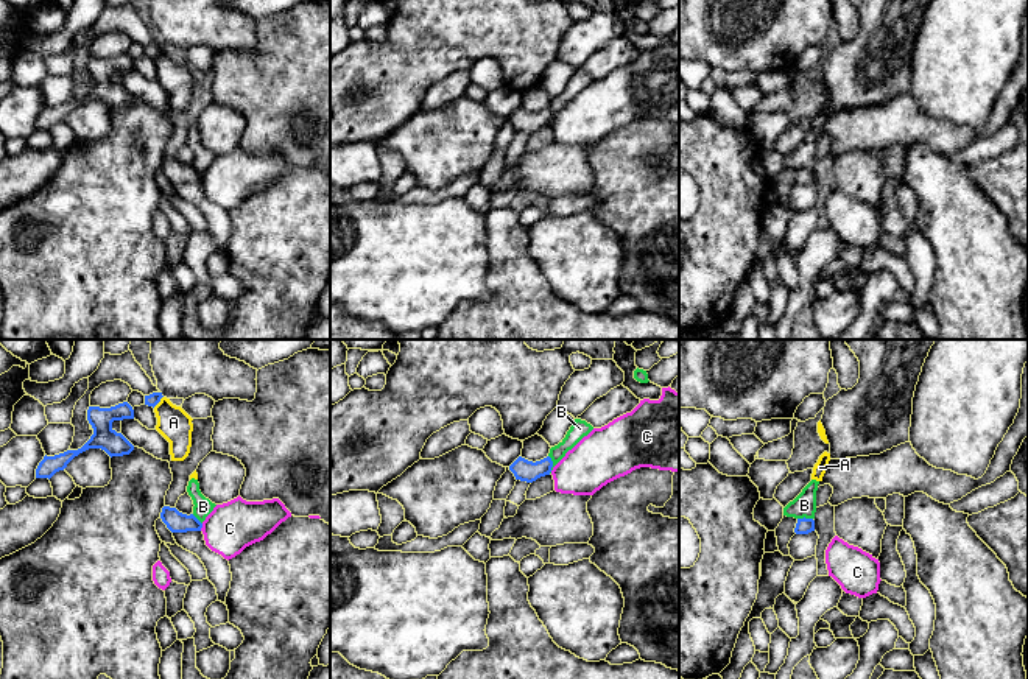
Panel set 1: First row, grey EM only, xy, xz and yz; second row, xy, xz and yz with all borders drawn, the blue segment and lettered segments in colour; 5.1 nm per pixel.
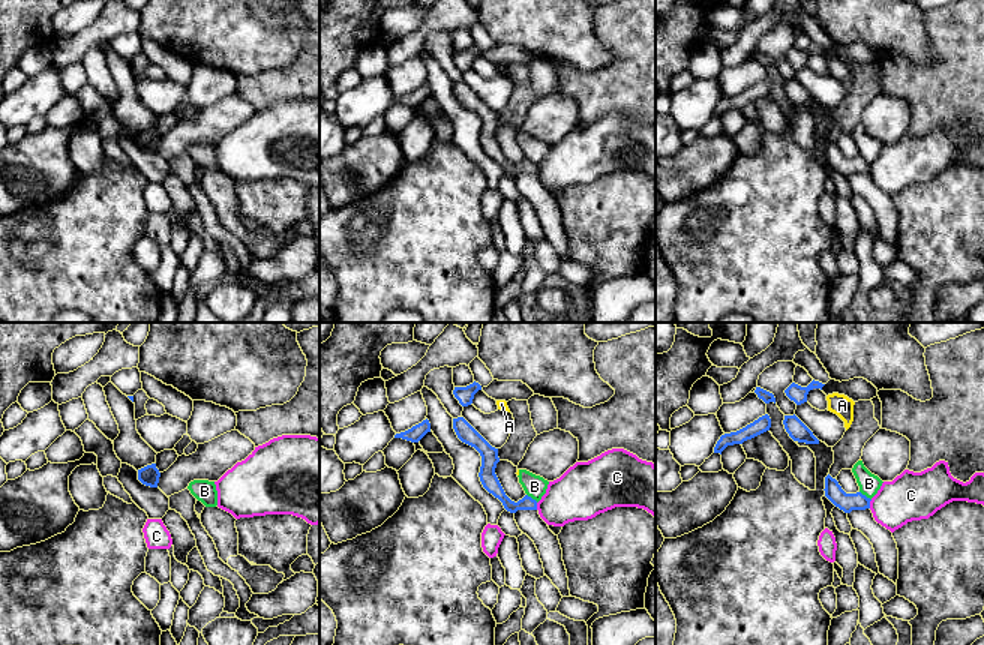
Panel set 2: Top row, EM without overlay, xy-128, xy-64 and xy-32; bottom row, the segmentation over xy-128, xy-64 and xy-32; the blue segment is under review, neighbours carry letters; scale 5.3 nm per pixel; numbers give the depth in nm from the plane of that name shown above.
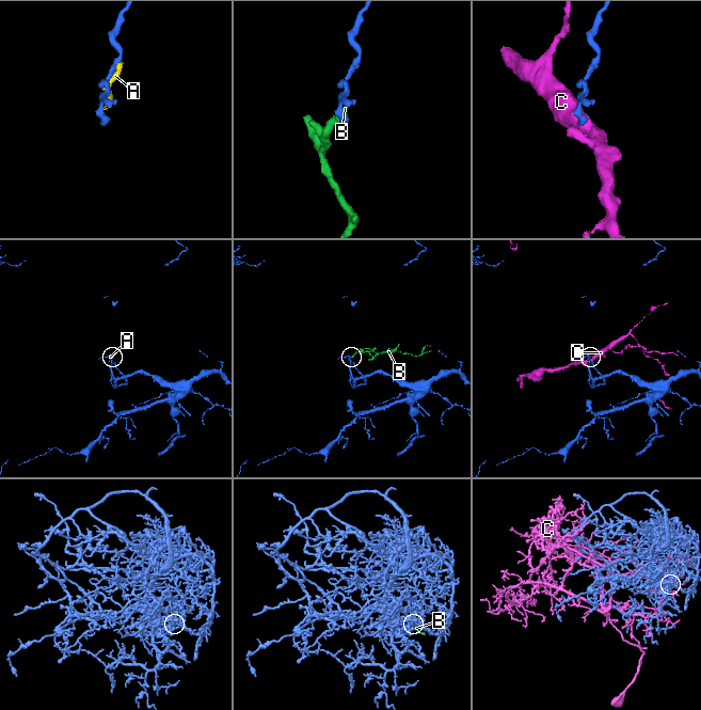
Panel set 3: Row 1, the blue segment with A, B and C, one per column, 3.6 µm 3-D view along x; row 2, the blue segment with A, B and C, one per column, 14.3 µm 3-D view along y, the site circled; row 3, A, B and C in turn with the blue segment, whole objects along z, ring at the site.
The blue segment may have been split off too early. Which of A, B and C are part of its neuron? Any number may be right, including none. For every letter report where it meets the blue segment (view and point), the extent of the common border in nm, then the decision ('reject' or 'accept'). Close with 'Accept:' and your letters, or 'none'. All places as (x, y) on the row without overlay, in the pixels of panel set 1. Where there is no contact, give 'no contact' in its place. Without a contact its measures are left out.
A: contact xy (158, 53); length 80 nm; reject
B: contact xz (552, 116); length 100 nm; reject
C: contact xy (201, 178); length 40 nm; reject
Accept: none

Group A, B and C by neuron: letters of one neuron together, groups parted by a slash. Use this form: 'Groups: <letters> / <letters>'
Groups: A B / C

